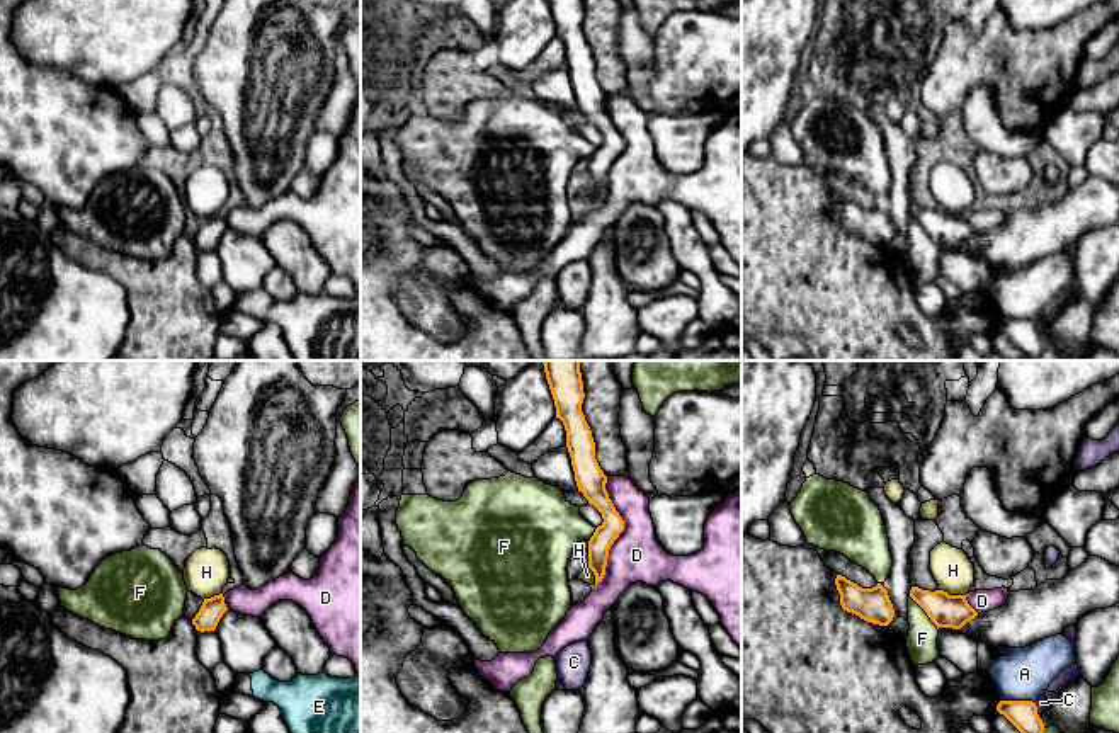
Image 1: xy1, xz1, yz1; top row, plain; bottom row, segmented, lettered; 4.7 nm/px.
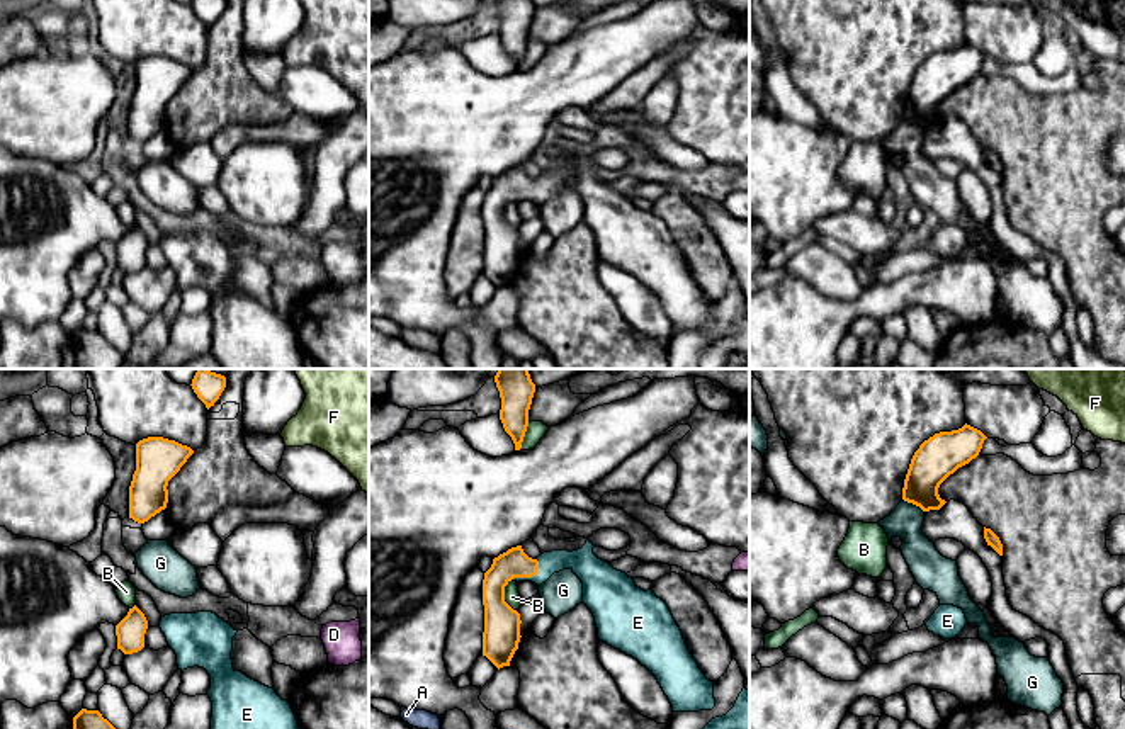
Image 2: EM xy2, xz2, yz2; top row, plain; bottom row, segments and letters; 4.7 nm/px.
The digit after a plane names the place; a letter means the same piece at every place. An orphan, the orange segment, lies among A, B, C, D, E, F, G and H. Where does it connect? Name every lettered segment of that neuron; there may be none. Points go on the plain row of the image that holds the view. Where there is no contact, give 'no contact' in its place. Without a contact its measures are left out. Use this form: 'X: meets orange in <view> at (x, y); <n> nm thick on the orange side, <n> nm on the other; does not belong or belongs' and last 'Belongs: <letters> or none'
A: meets orange in yz1 at (1017, 320); 140 nm thick on the orange side, 240 nm on the other; does not belong
B: meets orange in xz2 at (503, 214); 180 nm thick on the orange side, 80 nm on the other; does not belong
C: meets orange in yz1 at (1036, 330); 140 nm thick on the orange side, 50 nm on the other; does not belong
D: meets orange in xz1 at (621, 150); 120 nm thick on the orange side, 240 nm on the other; does not belong
E: meets orange in xz2 at (529, 196); 160 nm thick on the orange side, 110 nm on the other; belongs
F: meets orange in yz1 at (925, 230); 160 nm thick on the orange side, 140 nm on the other; does not belong
G: meets orange in yz2 at (913, 123); 200 nm thick on the orange side, 160 nm on the other; does not belong
H: meets orange in yz1 at (953, 215); 160 nm thick on the orange side, 190 nm on the other; does not belong
Belongs: E

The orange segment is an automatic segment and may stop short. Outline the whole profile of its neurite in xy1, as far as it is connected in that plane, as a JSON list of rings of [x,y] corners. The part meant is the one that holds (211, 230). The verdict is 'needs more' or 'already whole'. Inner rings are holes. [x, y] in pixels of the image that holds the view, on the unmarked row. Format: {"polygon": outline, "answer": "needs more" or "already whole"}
{"polygon": [[[223,213],[204,218],[199,231],[192,238],[197,250],[214,250],[223,233],[228,230]]], "answer": "already whole"}

